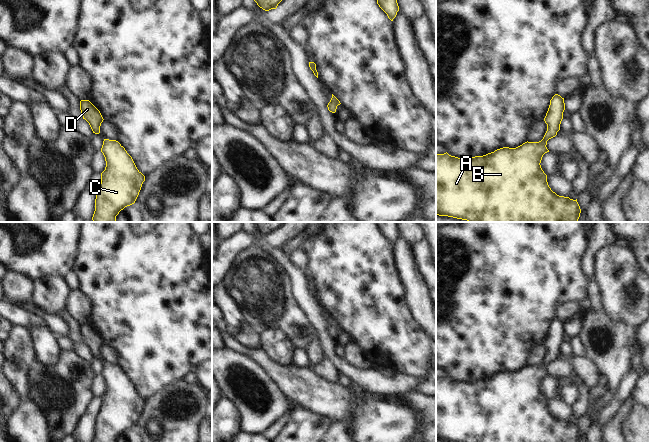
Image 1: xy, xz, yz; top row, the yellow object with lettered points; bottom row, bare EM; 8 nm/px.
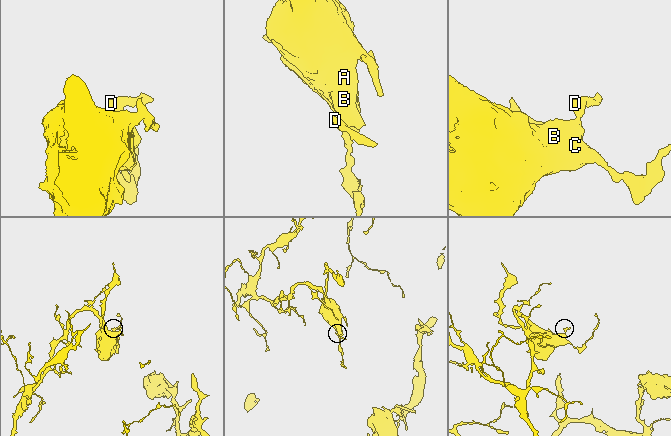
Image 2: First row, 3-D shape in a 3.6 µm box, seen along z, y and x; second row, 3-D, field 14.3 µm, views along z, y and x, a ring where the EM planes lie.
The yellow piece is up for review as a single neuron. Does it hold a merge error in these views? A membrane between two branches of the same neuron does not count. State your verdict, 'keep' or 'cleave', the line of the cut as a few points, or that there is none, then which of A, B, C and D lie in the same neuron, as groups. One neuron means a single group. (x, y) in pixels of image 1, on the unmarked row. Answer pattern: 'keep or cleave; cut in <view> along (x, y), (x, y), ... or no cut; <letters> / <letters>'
keep; no cut; A B C D

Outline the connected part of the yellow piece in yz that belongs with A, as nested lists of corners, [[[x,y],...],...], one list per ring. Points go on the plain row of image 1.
[[[555,318],[544,342],[547,355],[539,366],[525,366],[516,372],[503,371],[483,380],[458,382],[436,378],[436,439],[453,442],[579,442],[581,433],[576,424],[559,420],[551,414],[547,399],[541,392],[541,384],[547,373],[547,365],[557,359],[565,334],[564,322]]]

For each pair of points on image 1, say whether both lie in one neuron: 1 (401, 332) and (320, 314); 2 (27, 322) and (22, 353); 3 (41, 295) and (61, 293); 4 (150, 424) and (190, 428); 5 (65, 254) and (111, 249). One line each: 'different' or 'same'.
1: different
2: different
3: same
4: same
5: different

